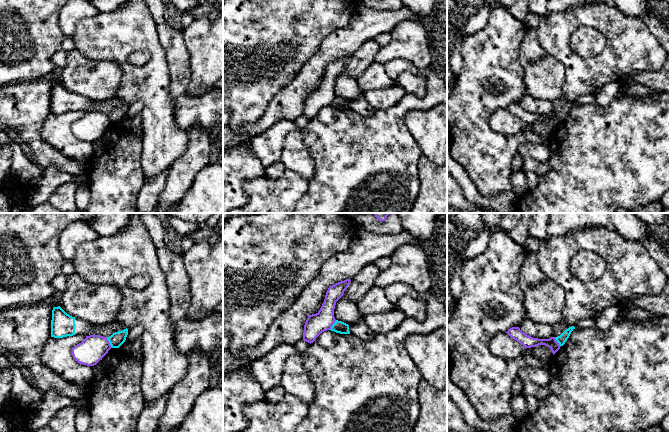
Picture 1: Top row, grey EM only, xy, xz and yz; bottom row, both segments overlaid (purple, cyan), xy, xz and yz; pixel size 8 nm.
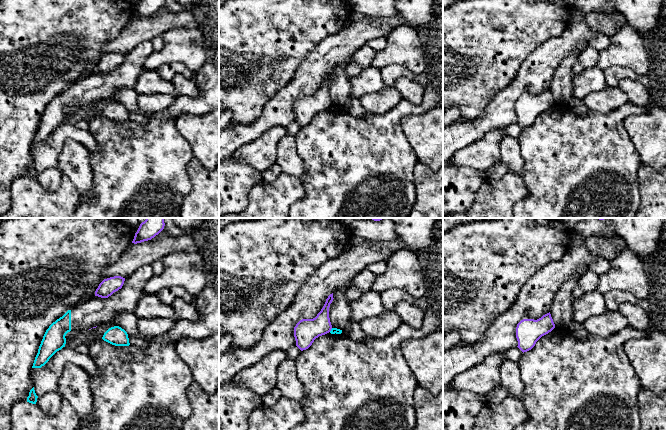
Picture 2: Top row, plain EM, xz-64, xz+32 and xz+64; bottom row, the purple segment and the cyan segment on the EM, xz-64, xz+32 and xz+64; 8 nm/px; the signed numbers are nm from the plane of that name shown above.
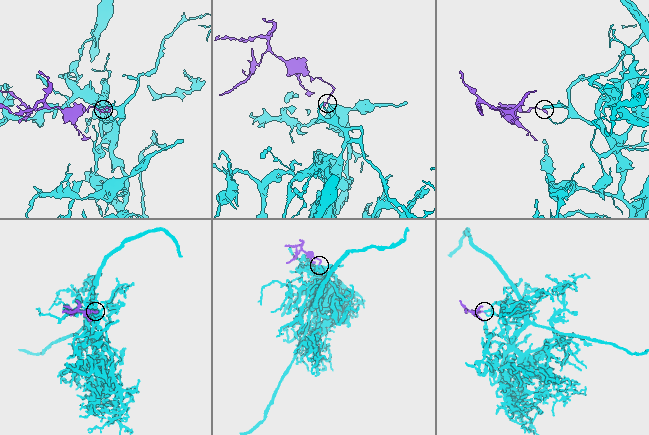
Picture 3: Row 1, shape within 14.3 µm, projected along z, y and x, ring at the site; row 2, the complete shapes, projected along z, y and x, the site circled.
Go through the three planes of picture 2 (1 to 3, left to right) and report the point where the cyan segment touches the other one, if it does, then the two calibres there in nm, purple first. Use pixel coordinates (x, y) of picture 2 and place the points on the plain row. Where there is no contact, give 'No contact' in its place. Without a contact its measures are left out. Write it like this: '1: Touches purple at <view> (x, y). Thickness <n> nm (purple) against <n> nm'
1: No contact
2: Touches purple at xz+32 (330, 106). Thickness 190 nm (purple) against 50 nm
3: No contact

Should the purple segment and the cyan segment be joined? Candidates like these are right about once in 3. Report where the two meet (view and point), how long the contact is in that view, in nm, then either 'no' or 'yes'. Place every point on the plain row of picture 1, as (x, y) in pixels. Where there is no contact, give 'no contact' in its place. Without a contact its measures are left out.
xy (109, 119) | 90 nm | no

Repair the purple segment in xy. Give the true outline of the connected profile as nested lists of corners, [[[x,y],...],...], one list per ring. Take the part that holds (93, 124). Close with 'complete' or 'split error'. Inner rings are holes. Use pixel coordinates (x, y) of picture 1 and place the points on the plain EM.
[[[90,111],[72,124],[73,134],[80,140],[87,142],[96,141],[111,125],[106,113]]]; complete

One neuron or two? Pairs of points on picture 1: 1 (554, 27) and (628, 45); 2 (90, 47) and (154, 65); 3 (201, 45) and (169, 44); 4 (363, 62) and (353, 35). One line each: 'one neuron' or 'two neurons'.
1: one neuron
2: one neuron
3: two neurons
4: two neurons

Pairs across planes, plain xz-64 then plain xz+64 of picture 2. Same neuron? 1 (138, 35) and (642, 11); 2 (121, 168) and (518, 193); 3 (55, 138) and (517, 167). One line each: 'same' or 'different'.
1: different
2: different
3: different

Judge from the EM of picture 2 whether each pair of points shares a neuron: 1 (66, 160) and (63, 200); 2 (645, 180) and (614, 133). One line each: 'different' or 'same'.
1: different
2: different

